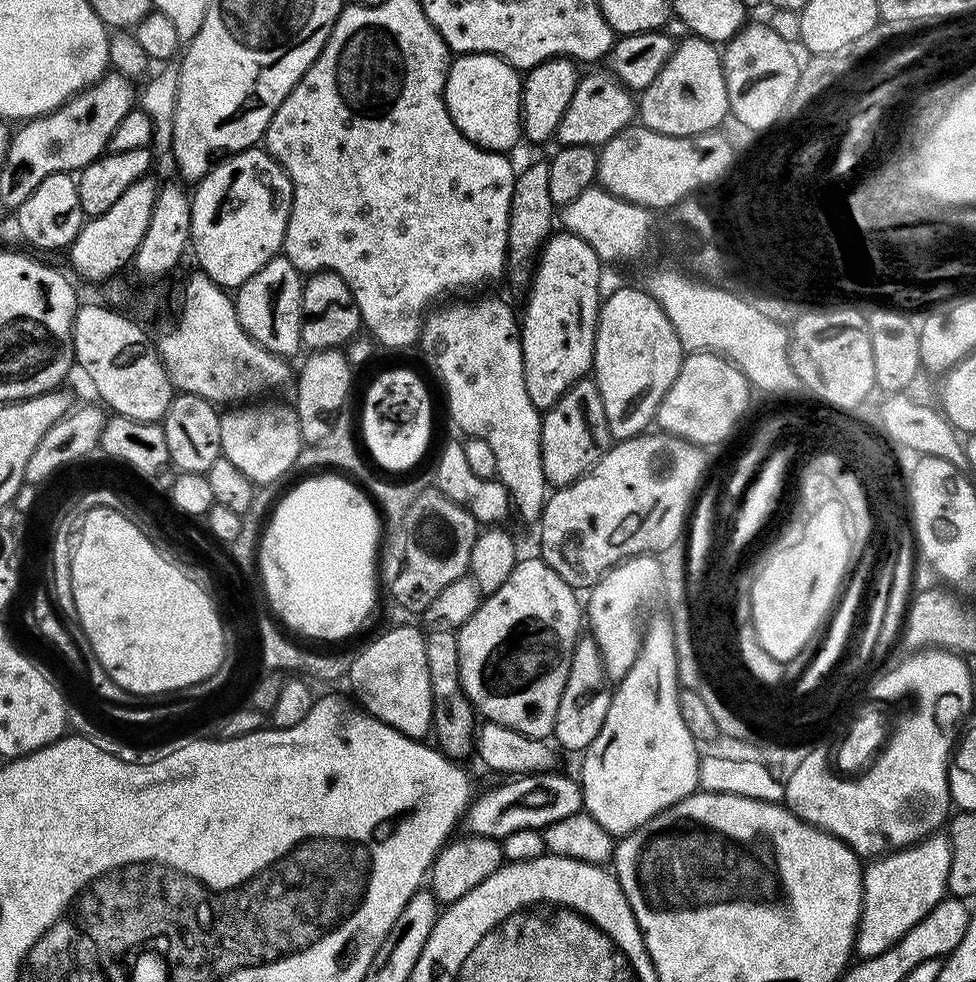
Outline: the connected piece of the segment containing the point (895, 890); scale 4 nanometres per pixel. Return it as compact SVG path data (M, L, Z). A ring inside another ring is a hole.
M933 834L924 840L917 841L909 848L893 850L871 861L872 865L864 868L864 897L862 898L862 914L860 925L856 927L857 957L869 960L882 950L890 950L898 938L906 934L940 900L945 899L948 892L948 875L950 874L950 858L952 847L944 834Z

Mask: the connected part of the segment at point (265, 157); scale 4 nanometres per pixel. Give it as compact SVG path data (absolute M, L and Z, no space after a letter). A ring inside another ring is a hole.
M263 147L248 148L244 152L235 152L233 156L227 157L209 170L195 185L194 191L191 193L192 201L192 239L190 241L191 251L196 251L196 260L199 271L213 280L215 284L219 284L225 290L235 290L239 288L242 282L246 282L246 278L250 278L254 274L258 274L258 270L262 270L262 266L266 266L266 262L270 262L275 256L281 255L284 247L284 239L286 238L286 222L290 218L290 206L292 205L292 183L290 178L284 173L284 168L273 156L269 156Z

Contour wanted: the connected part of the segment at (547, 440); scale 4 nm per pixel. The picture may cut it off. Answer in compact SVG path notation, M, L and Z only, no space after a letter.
M595 379L580 380L566 394L541 415L541 464L545 482L553 489L569 488L574 481L582 478L598 463L602 455L602 447L596 441L596 432L607 433L606 410L602 410L602 398Z

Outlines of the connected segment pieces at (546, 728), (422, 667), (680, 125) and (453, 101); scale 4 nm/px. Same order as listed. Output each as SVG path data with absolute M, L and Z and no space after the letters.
M533 558L533 560L517 559L514 570L510 570L510 578L506 578L506 582L502 582L502 586L498 586L498 590L487 593L481 599L480 605L474 614L470 615L468 621L458 628L456 632L456 641L458 642L458 670L460 671L460 684L464 688L464 693L468 696L468 700L472 707L477 709L479 715L485 721L500 723L510 730L521 732L526 736L534 739L544 740L552 736L552 727L554 726L554 718L558 714L558 700L562 698L562 690L566 690L566 680L570 674L572 666L572 655L576 652L576 642L581 639L580 622L582 626L582 604L576 601L577 593L566 582L562 582L562 578L558 578L558 574L554 571L545 560Z
M392 628L381 634L377 640L372 640L360 653L355 653L352 668L348 672L347 683L352 683L356 691L355 699L359 707L369 712L374 718L386 722L394 730L406 734L415 740L424 740L434 728L434 701L430 686L430 670L426 666L426 636L416 628Z
M695 34L689 40L680 40L675 45L669 60L647 89L638 96L638 120L641 125L658 134L667 136L697 136L703 132L714 132L721 127L724 119L729 119L726 78L723 74L721 49L709 40L700 39Z
M485 52L460 54L448 66L444 101L454 126L470 142L489 152L507 153L522 140L520 89L522 76L502 59Z

